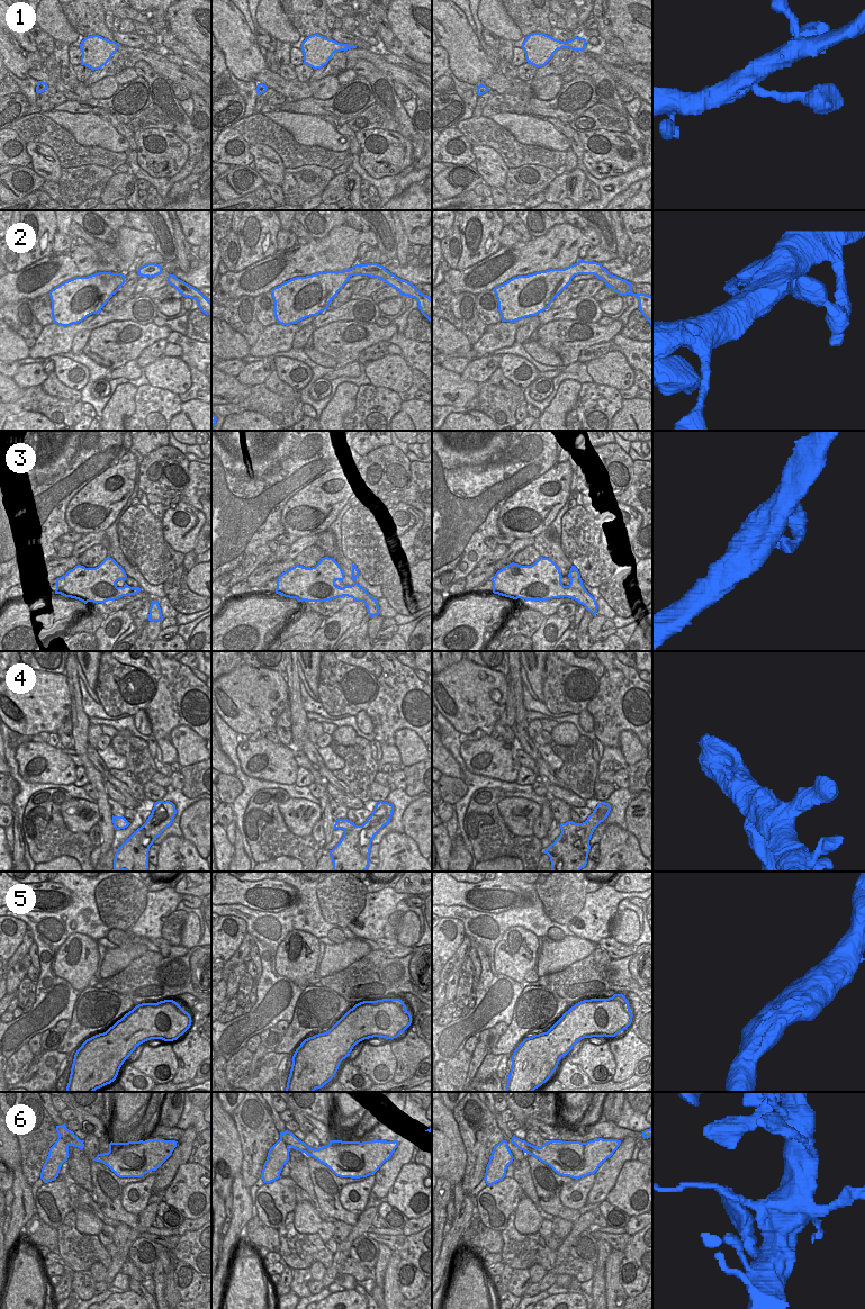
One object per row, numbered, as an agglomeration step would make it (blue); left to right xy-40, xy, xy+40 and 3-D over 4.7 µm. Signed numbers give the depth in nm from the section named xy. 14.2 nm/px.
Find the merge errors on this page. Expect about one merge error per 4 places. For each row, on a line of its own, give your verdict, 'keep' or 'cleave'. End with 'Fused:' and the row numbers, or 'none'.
1: keep
2: keep
3: keep
4: keep
5: keep
6: keep
Fused: none

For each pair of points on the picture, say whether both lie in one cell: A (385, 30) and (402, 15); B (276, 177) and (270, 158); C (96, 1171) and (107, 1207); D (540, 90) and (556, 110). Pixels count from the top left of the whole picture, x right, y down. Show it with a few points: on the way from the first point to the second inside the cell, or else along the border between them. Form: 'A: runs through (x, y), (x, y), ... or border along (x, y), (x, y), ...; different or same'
A: border along (386, 11), (388, 26), (395, 36); different
B: runs through (272, 172), (271, 162); same
C: runs through (104, 1180), (107, 1184), (107, 1198); same
D: border along (564, 83), (550, 99), (534, 97); different

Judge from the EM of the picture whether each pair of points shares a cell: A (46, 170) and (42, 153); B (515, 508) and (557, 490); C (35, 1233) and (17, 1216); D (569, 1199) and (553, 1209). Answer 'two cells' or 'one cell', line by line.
A: one cell
B: one cell
C: two cells
D: two cells

